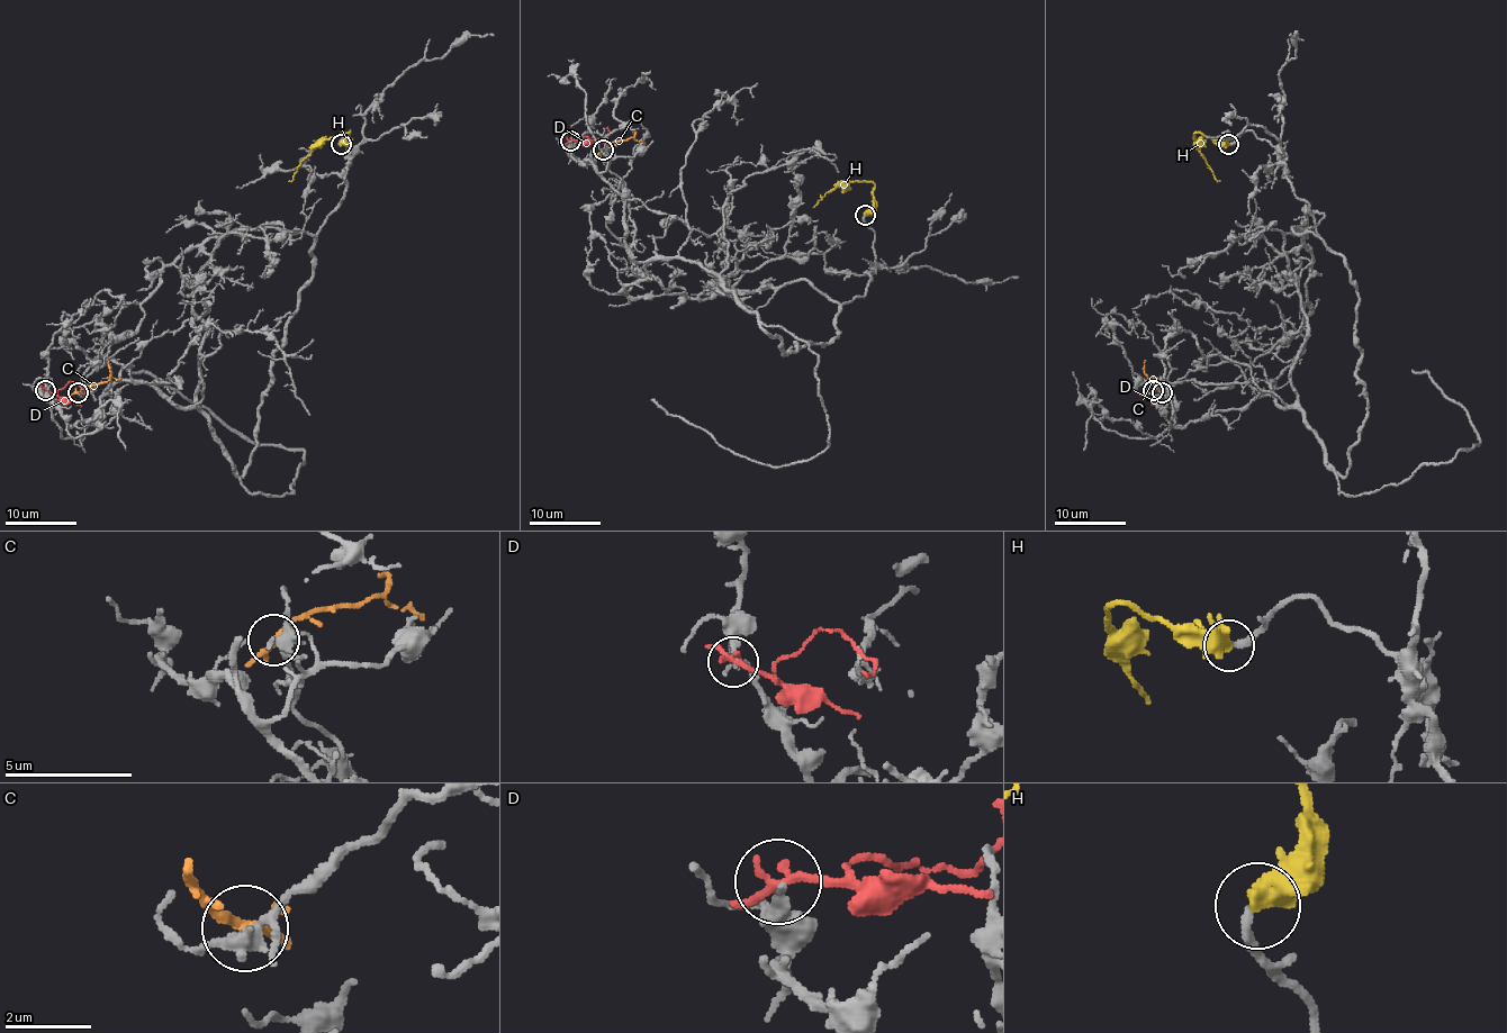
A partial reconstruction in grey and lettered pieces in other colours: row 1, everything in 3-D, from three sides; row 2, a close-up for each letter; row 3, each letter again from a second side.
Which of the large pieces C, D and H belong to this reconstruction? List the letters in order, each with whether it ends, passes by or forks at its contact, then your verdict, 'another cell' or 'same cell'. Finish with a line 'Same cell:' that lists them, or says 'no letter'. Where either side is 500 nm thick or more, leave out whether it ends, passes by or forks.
C: it passes by; another cell
D: it passes by; another cell
H: it passes by; same cell
Same cell: H

